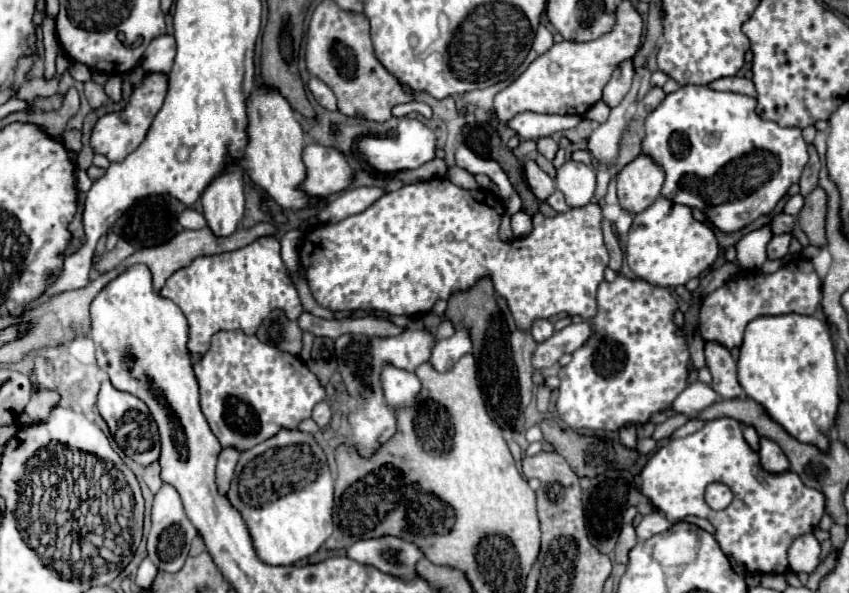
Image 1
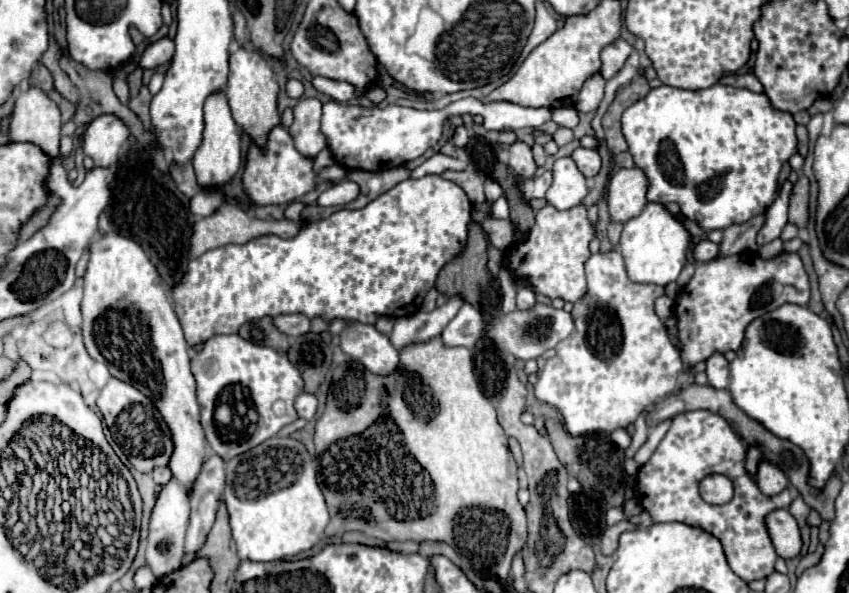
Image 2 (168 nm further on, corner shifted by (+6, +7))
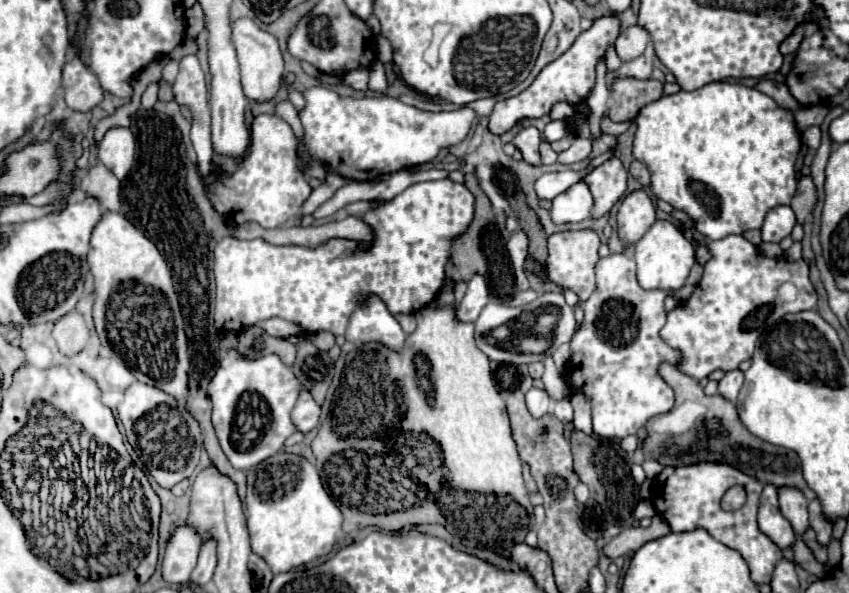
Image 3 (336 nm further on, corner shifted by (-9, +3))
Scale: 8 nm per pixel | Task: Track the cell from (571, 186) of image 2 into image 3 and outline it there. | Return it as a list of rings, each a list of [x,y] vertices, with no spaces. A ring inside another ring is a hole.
[[[584,182],[574,184],[566,192],[558,194],[552,200],[550,216],[554,224],[576,224],[590,216],[592,212],[592,194],[588,194],[588,186]]]

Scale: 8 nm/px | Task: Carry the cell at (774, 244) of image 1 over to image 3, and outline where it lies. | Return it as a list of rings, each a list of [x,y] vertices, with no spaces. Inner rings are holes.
[[[776,206],[764,218],[764,224],[760,228],[762,240],[764,242],[780,242],[784,236],[790,236],[794,224],[796,224],[796,218],[792,214],[792,208]]]

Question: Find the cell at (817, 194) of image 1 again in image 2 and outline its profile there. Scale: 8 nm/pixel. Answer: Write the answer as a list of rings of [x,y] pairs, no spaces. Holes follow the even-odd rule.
[[[799,176],[793,186],[789,202],[789,222],[797,228],[807,228],[809,224],[809,180]]]

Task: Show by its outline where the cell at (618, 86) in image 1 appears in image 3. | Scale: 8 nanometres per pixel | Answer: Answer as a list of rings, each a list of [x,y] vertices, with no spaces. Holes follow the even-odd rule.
[[[628,26],[620,32],[614,46],[616,46],[616,52],[622,58],[622,62],[626,62],[626,60],[640,56],[644,52],[644,46],[648,44],[648,40],[650,40],[648,30],[644,30],[642,26]]]

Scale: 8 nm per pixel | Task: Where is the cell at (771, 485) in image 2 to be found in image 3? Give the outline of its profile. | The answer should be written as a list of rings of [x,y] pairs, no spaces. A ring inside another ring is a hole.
[[[778,490],[778,498],[784,518],[790,522],[796,536],[802,536],[810,528],[806,510],[808,500],[804,498],[804,494],[800,494],[800,490]]]

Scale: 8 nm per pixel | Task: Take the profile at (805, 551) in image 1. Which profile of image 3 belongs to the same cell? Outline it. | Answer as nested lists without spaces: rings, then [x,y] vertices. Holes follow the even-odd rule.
[[[764,486],[764,492],[760,496],[758,528],[780,548],[788,548],[796,540],[790,522],[782,516],[778,508],[778,490],[774,486]]]

